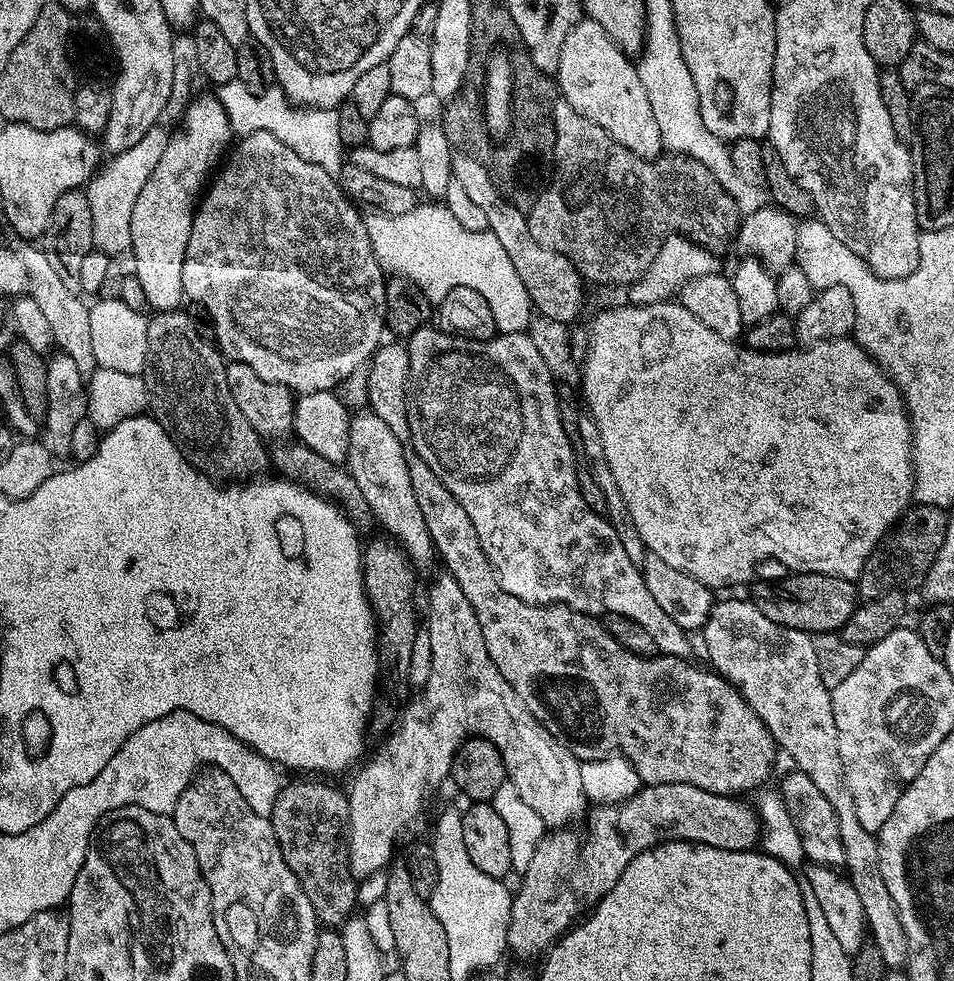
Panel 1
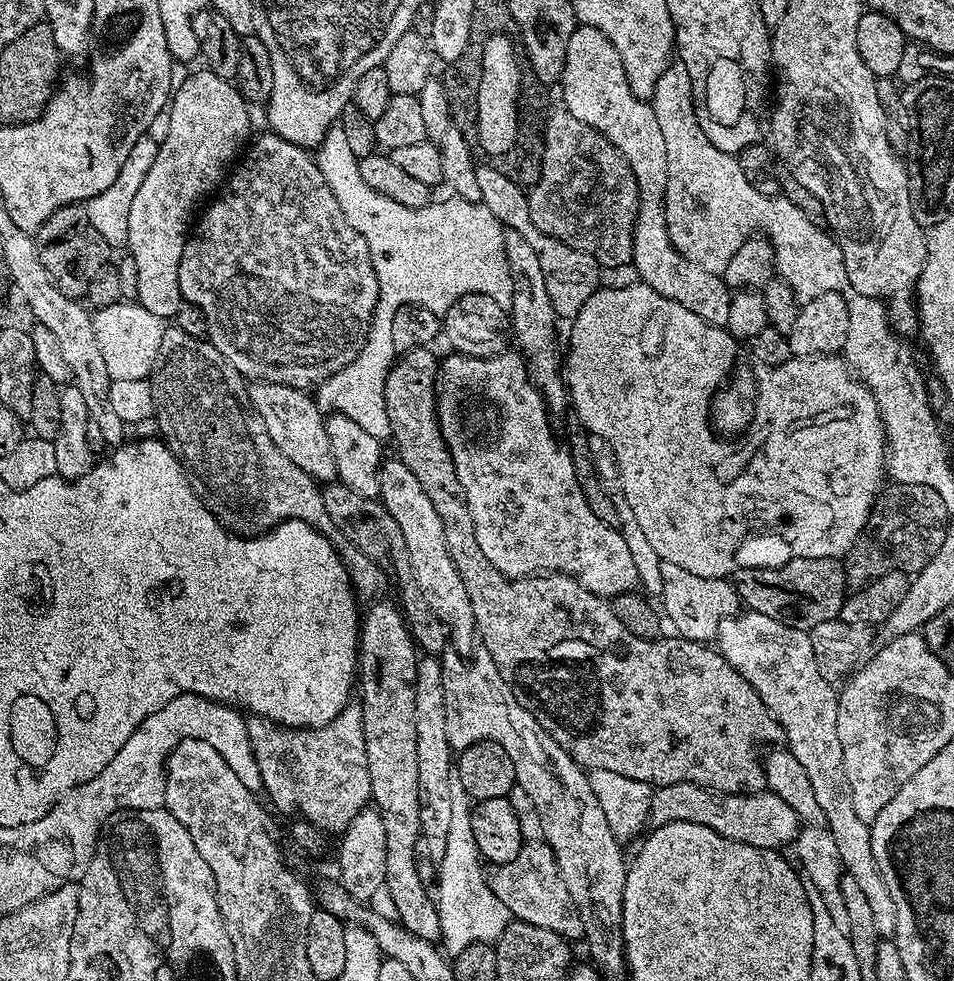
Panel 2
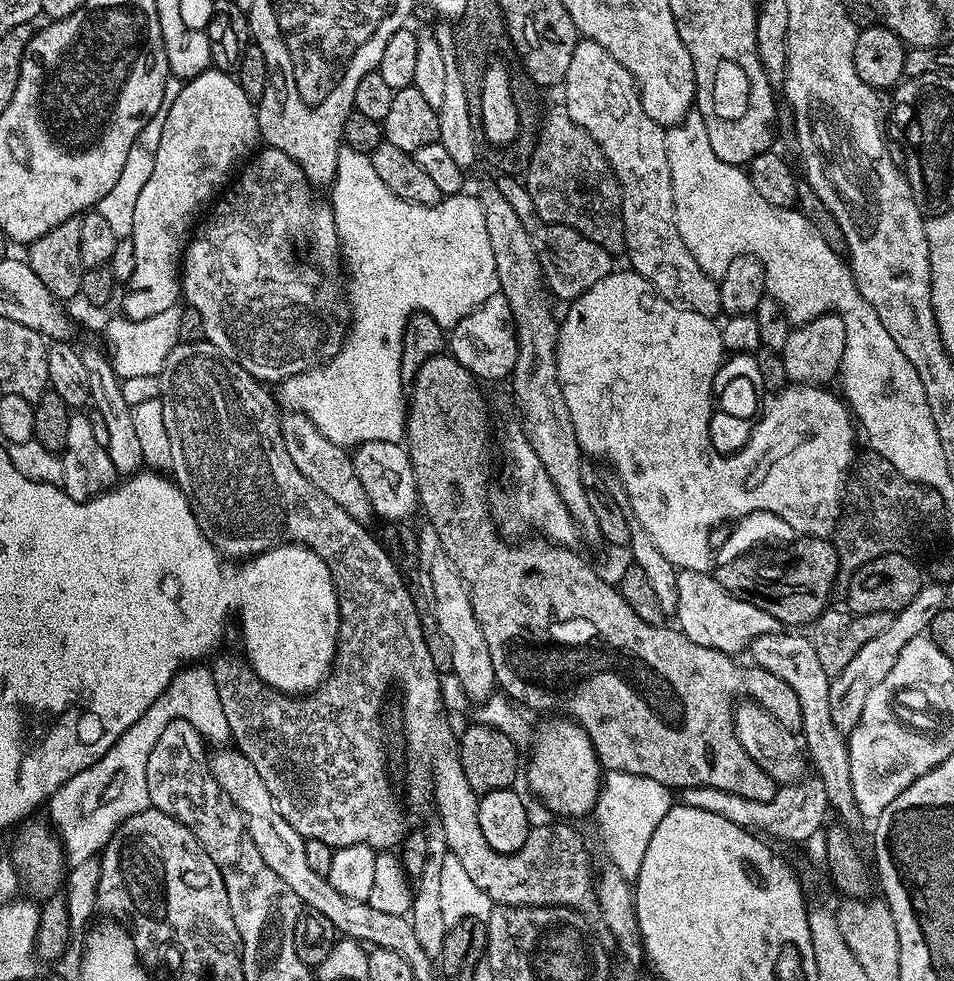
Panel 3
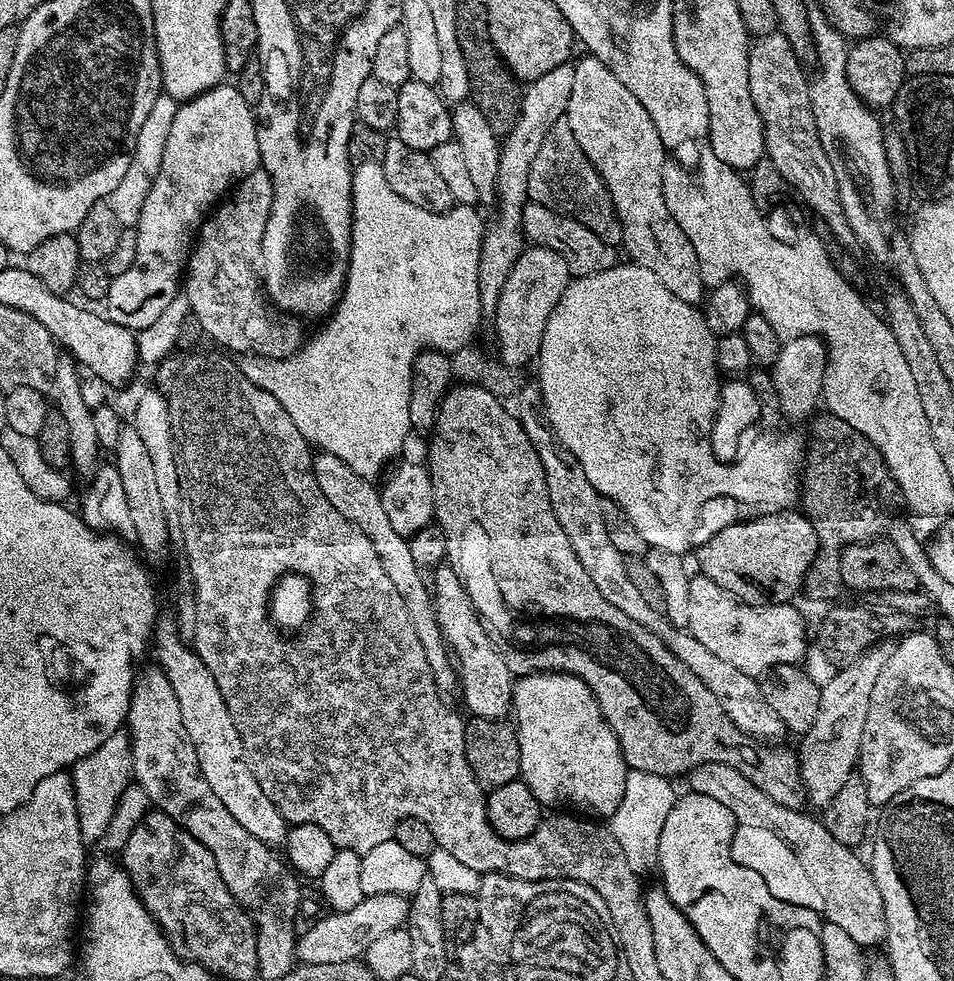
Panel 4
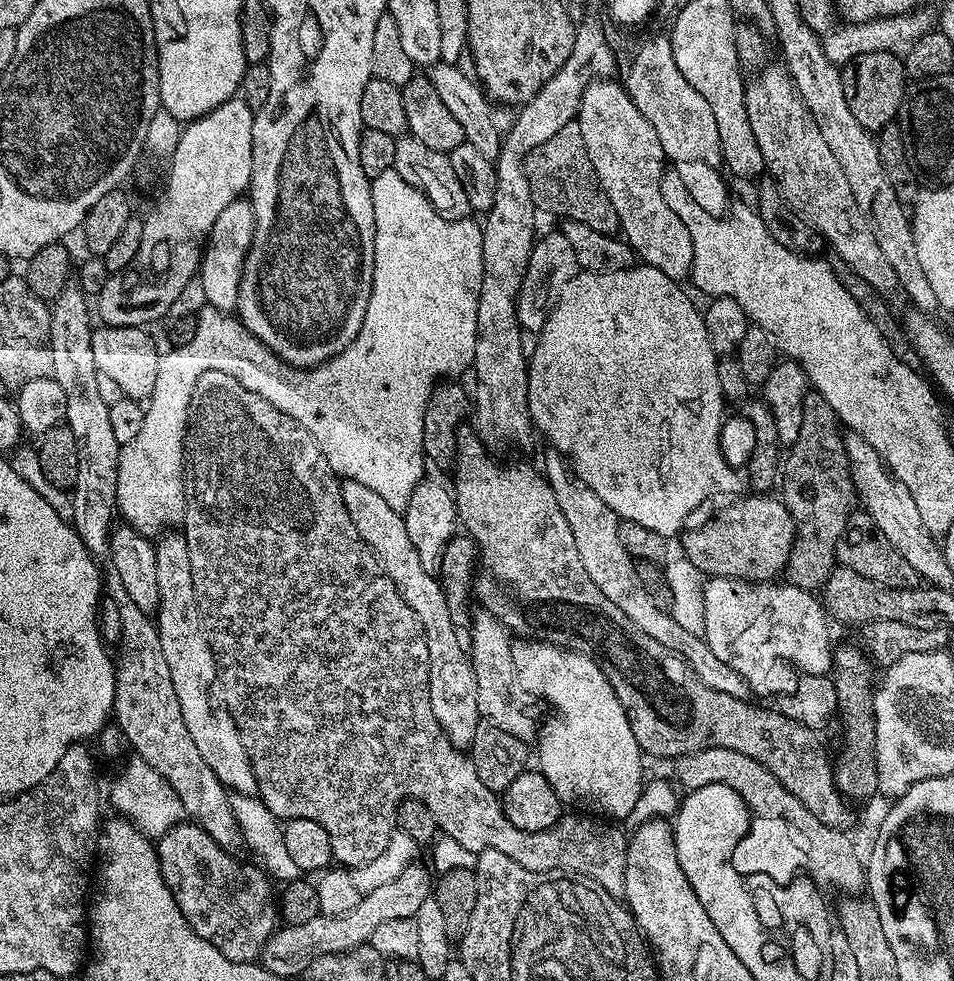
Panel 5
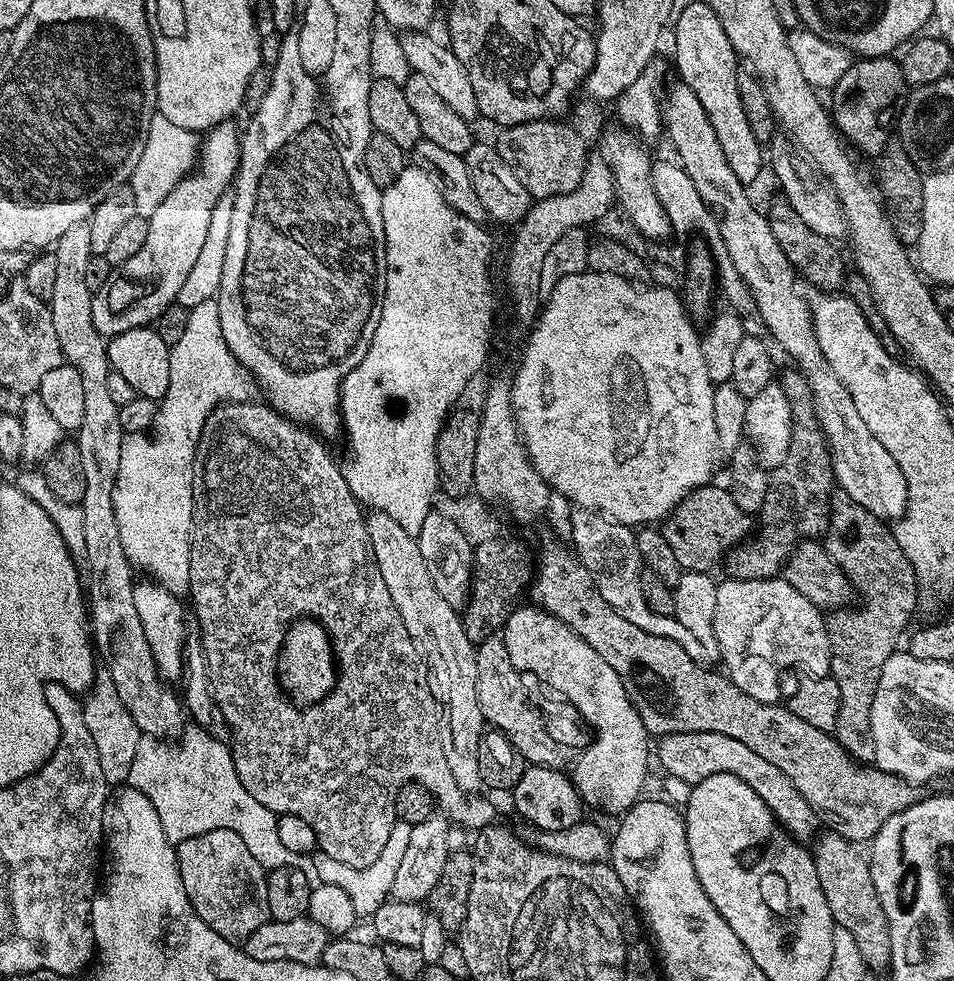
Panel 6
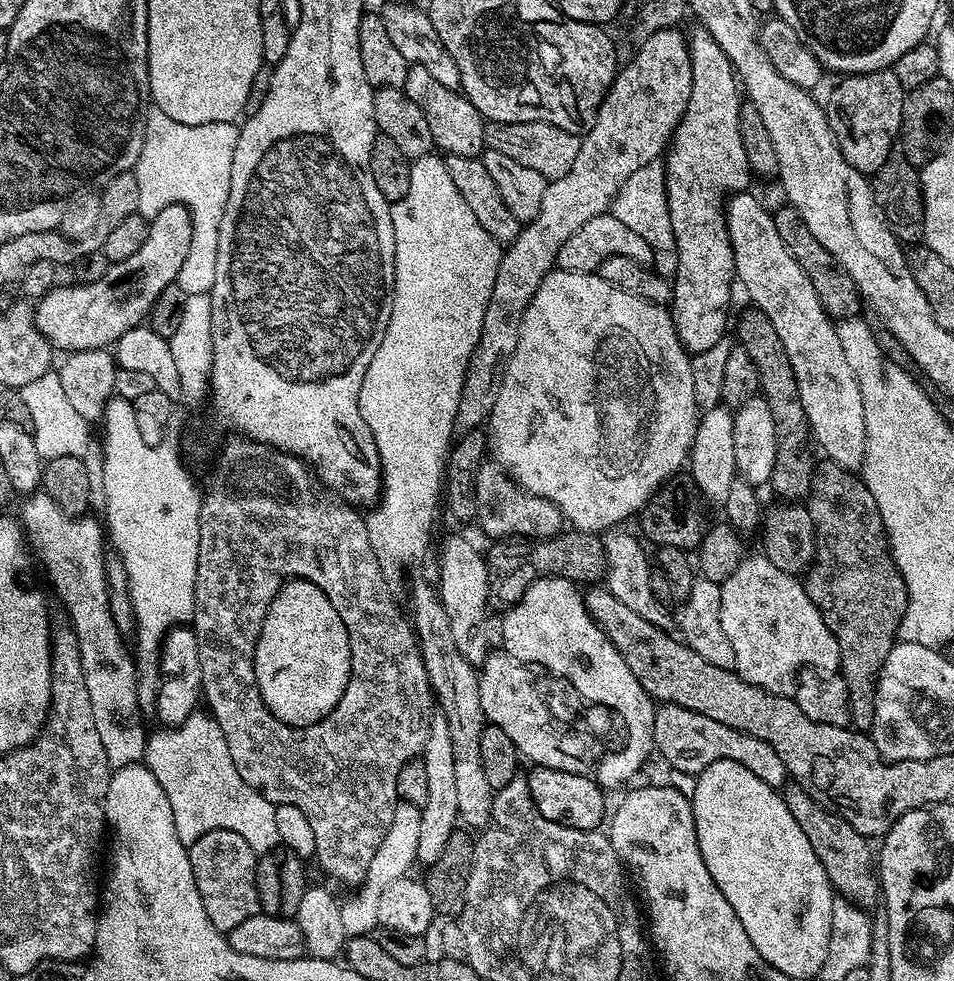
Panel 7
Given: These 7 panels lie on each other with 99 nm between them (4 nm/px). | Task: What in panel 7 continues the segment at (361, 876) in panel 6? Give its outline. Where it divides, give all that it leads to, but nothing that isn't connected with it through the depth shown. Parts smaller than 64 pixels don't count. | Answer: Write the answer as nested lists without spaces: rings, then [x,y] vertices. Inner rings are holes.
[[[397,803],[394,810],[394,822],[390,822],[390,830],[386,830],[386,838],[382,838],[382,846],[378,846],[378,854],[370,861],[368,872],[359,885],[360,897],[357,900],[344,900],[342,910],[342,926],[349,937],[367,936],[378,928],[378,898],[382,898],[382,890],[390,886],[390,882],[398,882],[409,875],[412,864],[417,863],[418,833],[422,827],[420,809],[412,804]]]

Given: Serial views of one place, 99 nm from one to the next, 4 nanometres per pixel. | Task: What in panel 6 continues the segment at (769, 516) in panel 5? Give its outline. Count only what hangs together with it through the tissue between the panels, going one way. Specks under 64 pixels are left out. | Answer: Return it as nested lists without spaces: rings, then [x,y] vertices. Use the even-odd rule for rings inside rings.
[[[709,482],[702,488],[696,488],[682,502],[673,506],[671,512],[662,521],[662,531],[670,550],[674,550],[674,558],[678,558],[681,569],[689,572],[708,572],[712,567],[721,563],[722,557],[728,549],[739,544],[753,531],[753,517],[740,509],[738,502],[734,502],[731,491],[727,487],[719,488],[716,482]]]

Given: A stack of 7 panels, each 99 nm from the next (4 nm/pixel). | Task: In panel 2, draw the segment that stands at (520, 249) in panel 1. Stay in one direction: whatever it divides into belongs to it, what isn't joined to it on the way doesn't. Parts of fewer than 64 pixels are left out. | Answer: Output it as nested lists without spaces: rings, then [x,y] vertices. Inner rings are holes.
[[[477,167],[476,177],[478,178],[478,190],[480,191],[479,203],[484,204],[498,218],[505,229],[522,234],[526,242],[530,242],[534,254],[538,254],[538,262],[542,265],[542,274],[546,282],[546,294],[550,294],[550,302],[554,306],[557,317],[571,318],[586,306],[586,298],[596,293],[601,287],[602,269],[596,259],[590,254],[578,251],[577,248],[566,246],[538,230],[534,222],[530,222],[530,210],[528,209],[528,197],[525,189],[515,184],[506,174],[502,174],[499,167],[484,168]]]

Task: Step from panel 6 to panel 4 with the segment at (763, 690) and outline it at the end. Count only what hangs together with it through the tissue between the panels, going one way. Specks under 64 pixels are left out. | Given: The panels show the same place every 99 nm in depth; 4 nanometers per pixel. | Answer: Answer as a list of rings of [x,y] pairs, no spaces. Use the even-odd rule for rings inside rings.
[[[699,574],[690,579],[690,622],[687,631],[691,632],[710,654],[718,654],[725,662],[738,666],[746,674],[763,677],[767,668],[779,664],[796,666],[808,648],[804,637],[804,620],[791,603],[771,604],[765,608],[742,604],[726,590],[722,590],[710,578]]]

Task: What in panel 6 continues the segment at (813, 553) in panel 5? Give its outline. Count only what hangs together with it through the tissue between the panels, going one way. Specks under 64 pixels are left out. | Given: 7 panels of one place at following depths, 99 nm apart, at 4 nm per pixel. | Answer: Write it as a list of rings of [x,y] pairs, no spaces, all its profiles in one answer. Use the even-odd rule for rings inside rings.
[[[788,366],[784,373],[779,373],[778,382],[790,398],[790,418],[792,419],[792,433],[790,434],[790,448],[786,458],[777,468],[771,469],[766,490],[764,508],[758,514],[772,528],[755,529],[754,534],[740,541],[739,544],[728,549],[722,560],[723,575],[730,580],[771,580],[781,571],[782,565],[788,558],[793,547],[792,532],[796,538],[820,538],[828,530],[828,501],[832,499],[834,491],[834,477],[832,475],[832,455],[828,449],[826,438],[822,434],[822,426],[814,410],[814,394],[810,390],[810,382],[795,367]]]

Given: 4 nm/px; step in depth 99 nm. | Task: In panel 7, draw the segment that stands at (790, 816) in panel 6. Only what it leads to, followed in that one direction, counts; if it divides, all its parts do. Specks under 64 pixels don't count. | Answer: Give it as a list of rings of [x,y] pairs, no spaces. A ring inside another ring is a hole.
[[[660,704],[657,707],[656,717],[654,718],[654,748],[657,753],[661,752],[669,760],[669,765],[673,769],[678,771],[699,774],[702,770],[706,770],[706,766],[710,766],[710,762],[733,760],[742,766],[746,766],[746,770],[750,770],[750,774],[758,774],[758,778],[762,778],[762,782],[766,782],[766,786],[771,788],[783,789],[790,780],[787,767],[782,762],[782,758],[778,758],[774,746],[770,746],[738,728],[722,726],[722,722],[714,722],[714,718],[706,718],[706,714],[691,712],[677,704]]]

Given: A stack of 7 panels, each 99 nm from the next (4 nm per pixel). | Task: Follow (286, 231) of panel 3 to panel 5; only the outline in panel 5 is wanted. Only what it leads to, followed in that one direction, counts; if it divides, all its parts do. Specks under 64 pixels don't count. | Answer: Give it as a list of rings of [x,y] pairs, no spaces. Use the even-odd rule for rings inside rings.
[[[241,198],[230,202],[222,214],[218,214],[212,232],[204,245],[204,251],[200,258],[198,279],[207,307],[217,308],[218,311],[231,313],[238,302],[238,286],[244,273],[244,259],[252,245],[254,234],[254,210],[251,199]]]

